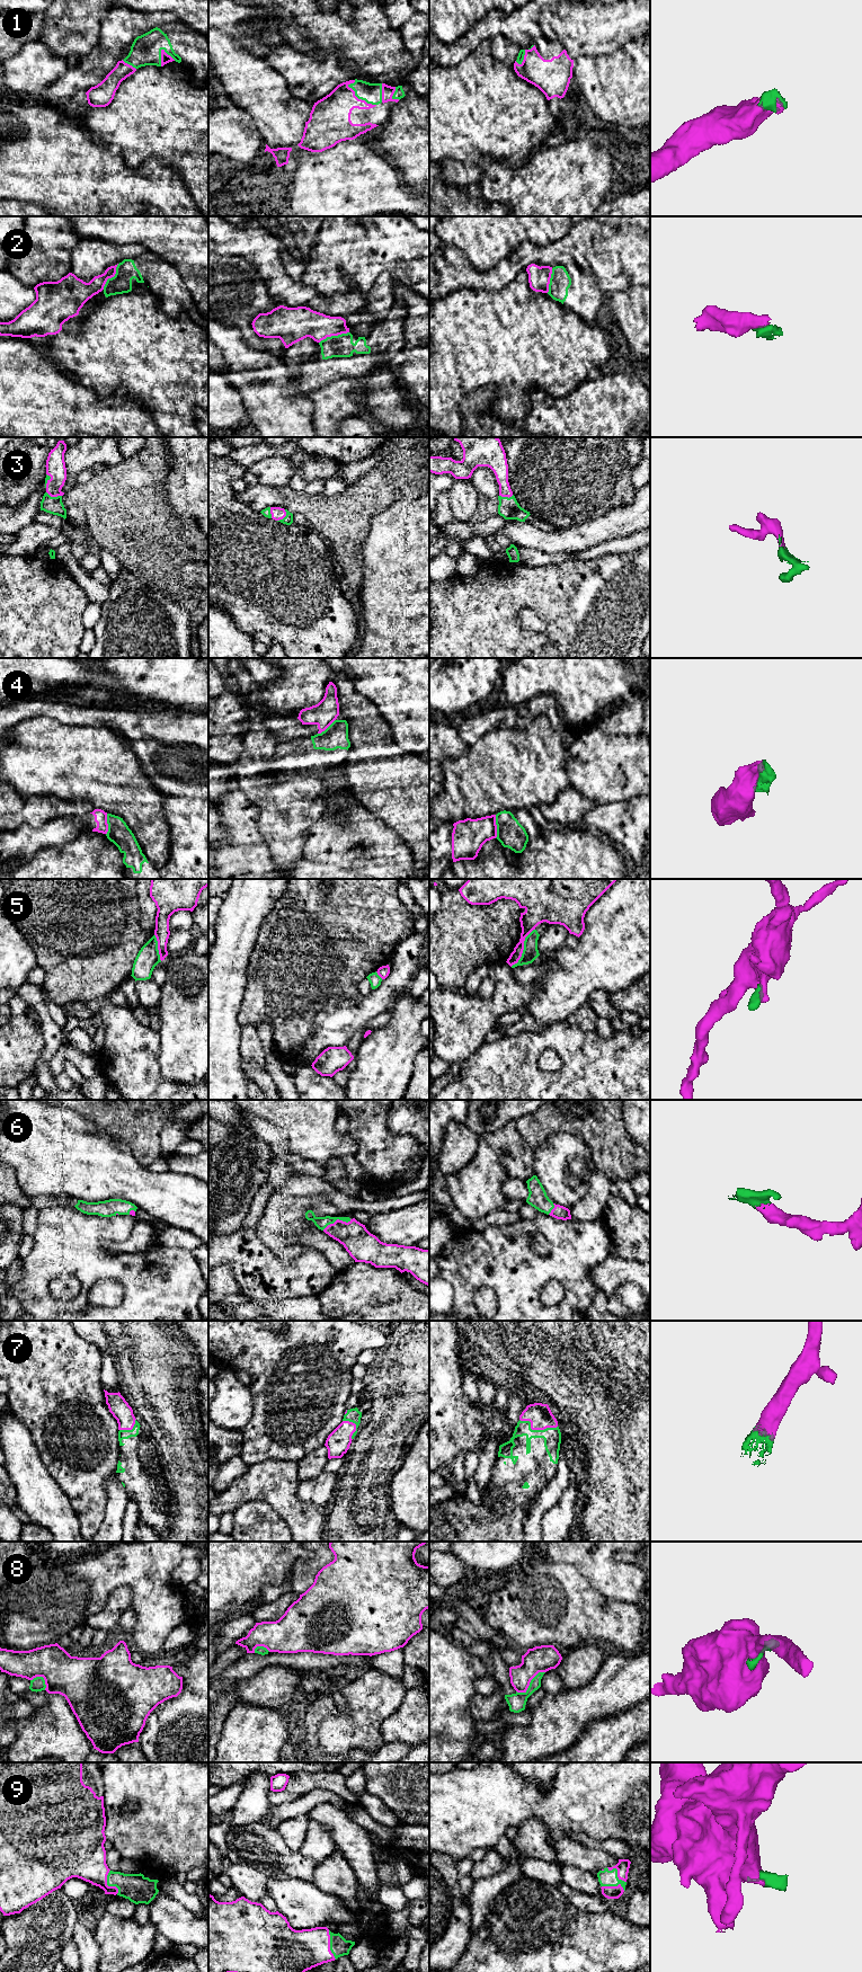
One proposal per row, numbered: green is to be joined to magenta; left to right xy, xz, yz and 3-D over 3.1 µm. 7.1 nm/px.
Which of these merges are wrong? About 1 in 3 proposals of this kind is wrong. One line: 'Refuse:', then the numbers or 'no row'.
Refuse: 2, 4, 5, 8

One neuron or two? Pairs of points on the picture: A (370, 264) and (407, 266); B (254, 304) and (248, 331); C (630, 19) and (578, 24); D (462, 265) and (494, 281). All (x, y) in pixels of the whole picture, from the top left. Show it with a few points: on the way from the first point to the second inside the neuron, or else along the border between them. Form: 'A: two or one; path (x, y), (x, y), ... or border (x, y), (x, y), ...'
A: two; border (372, 250), (385, 269)
B: one; path (247, 311), (247, 325)
C: one; path (618, 23), (591, 24)
D: one; path (470, 273), (478, 281), (486, 281)

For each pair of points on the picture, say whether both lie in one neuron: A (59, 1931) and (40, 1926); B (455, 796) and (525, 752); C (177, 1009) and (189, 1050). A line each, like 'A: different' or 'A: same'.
A: same
B: same
C: same

